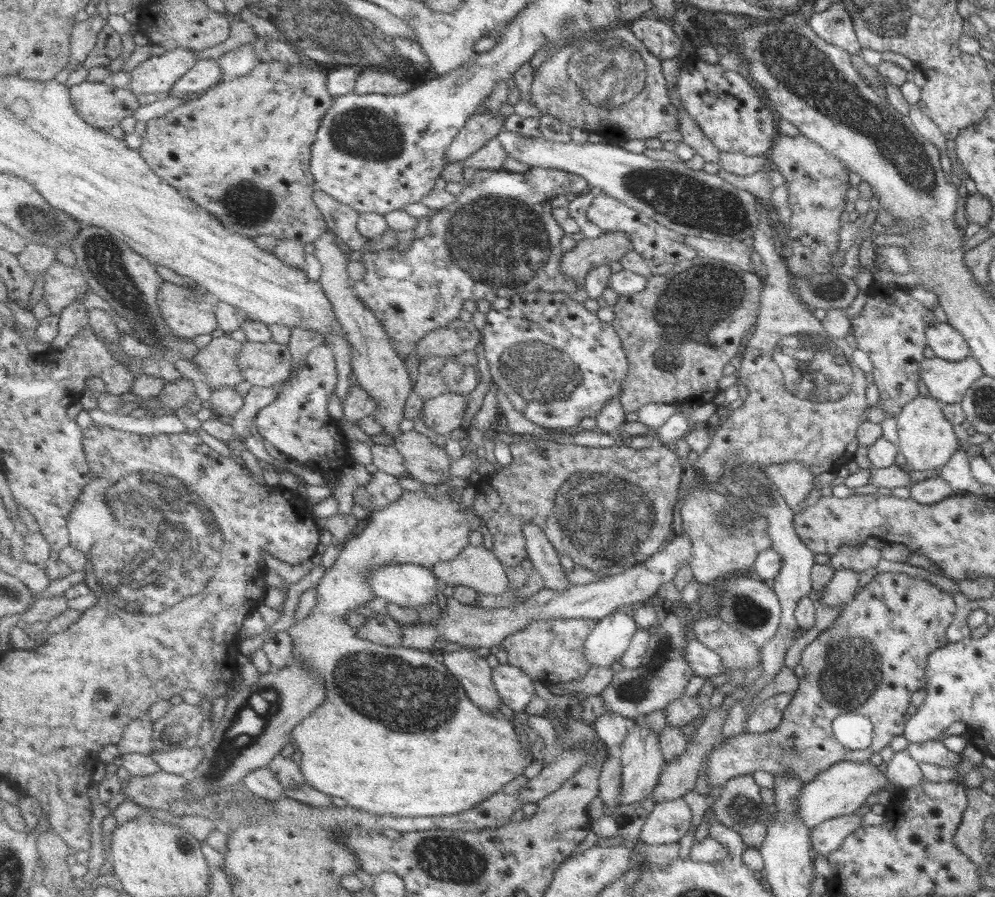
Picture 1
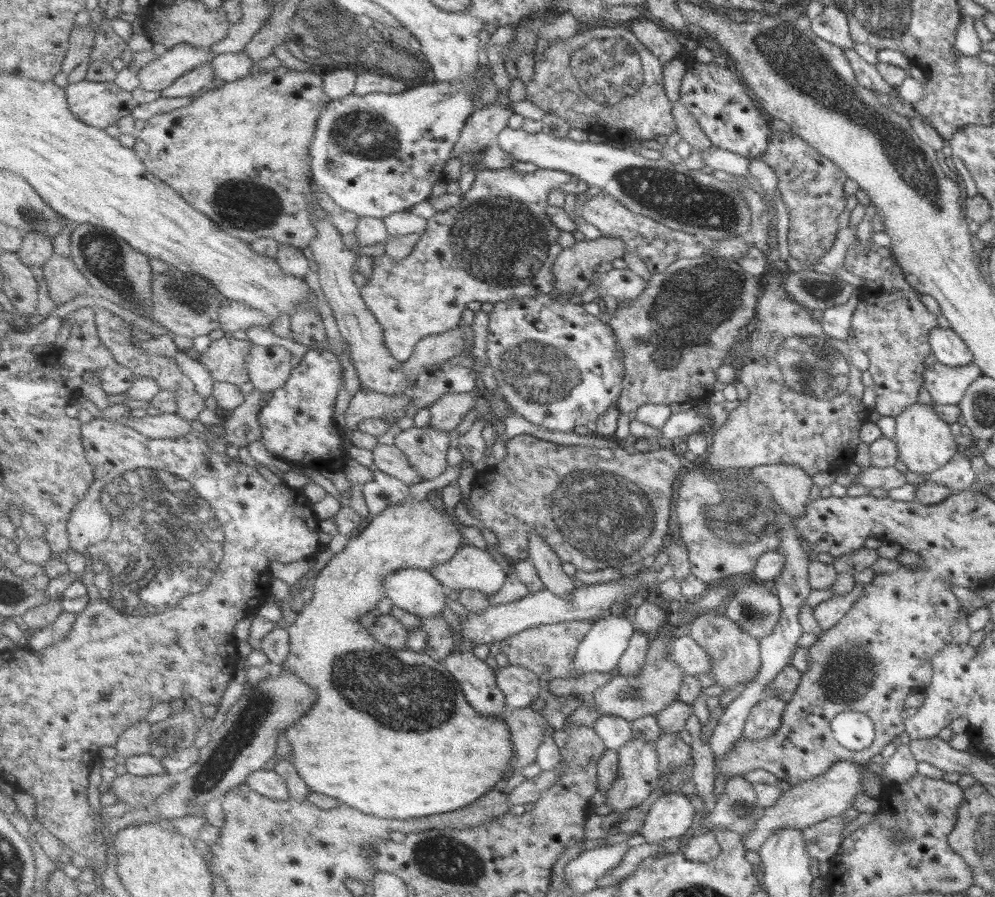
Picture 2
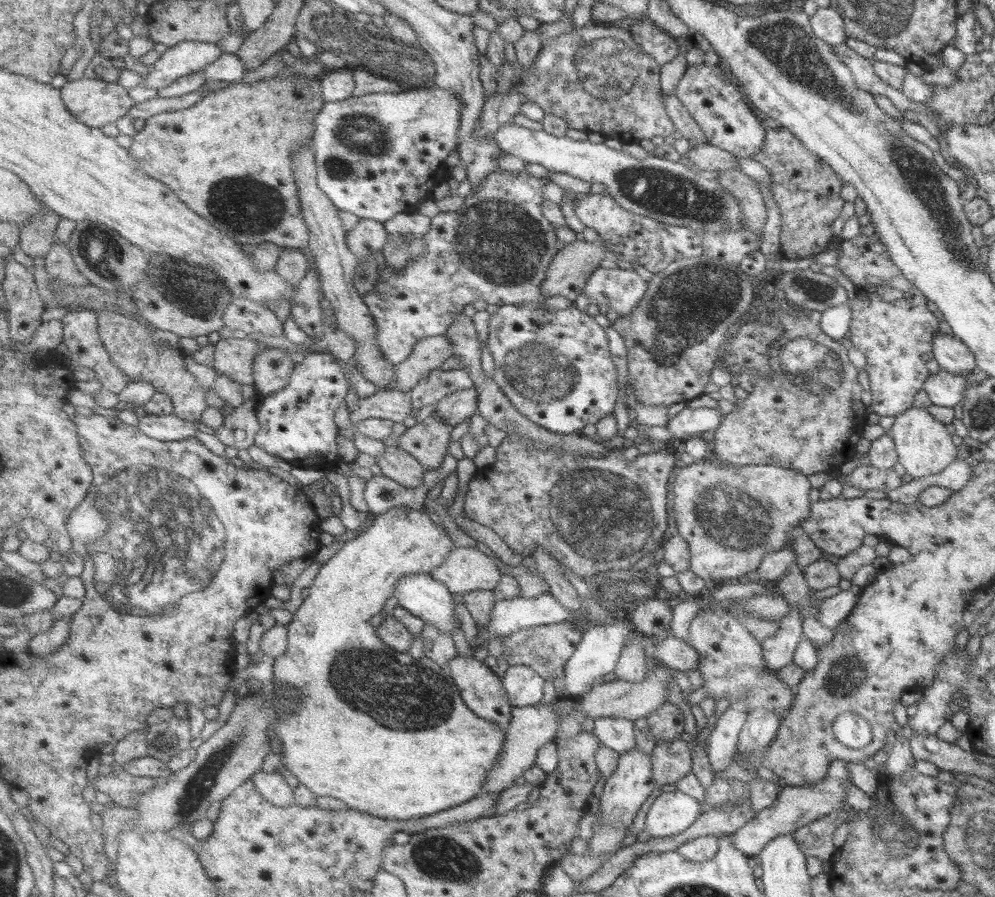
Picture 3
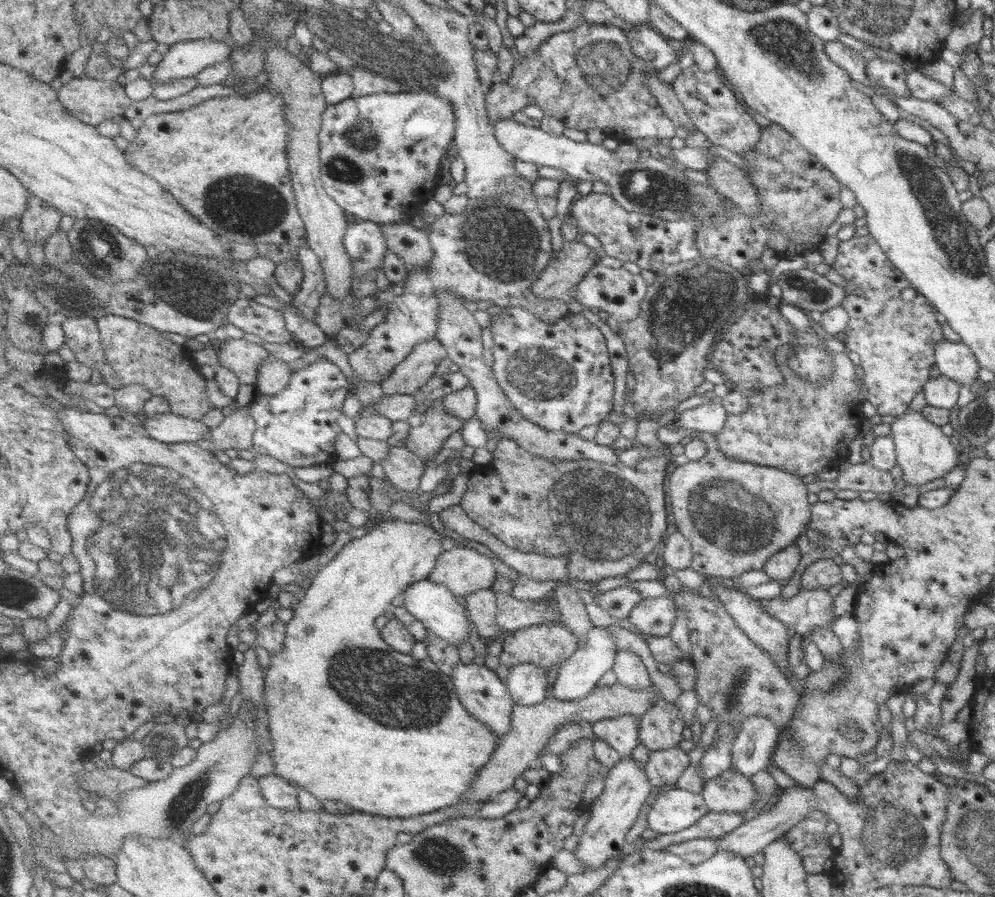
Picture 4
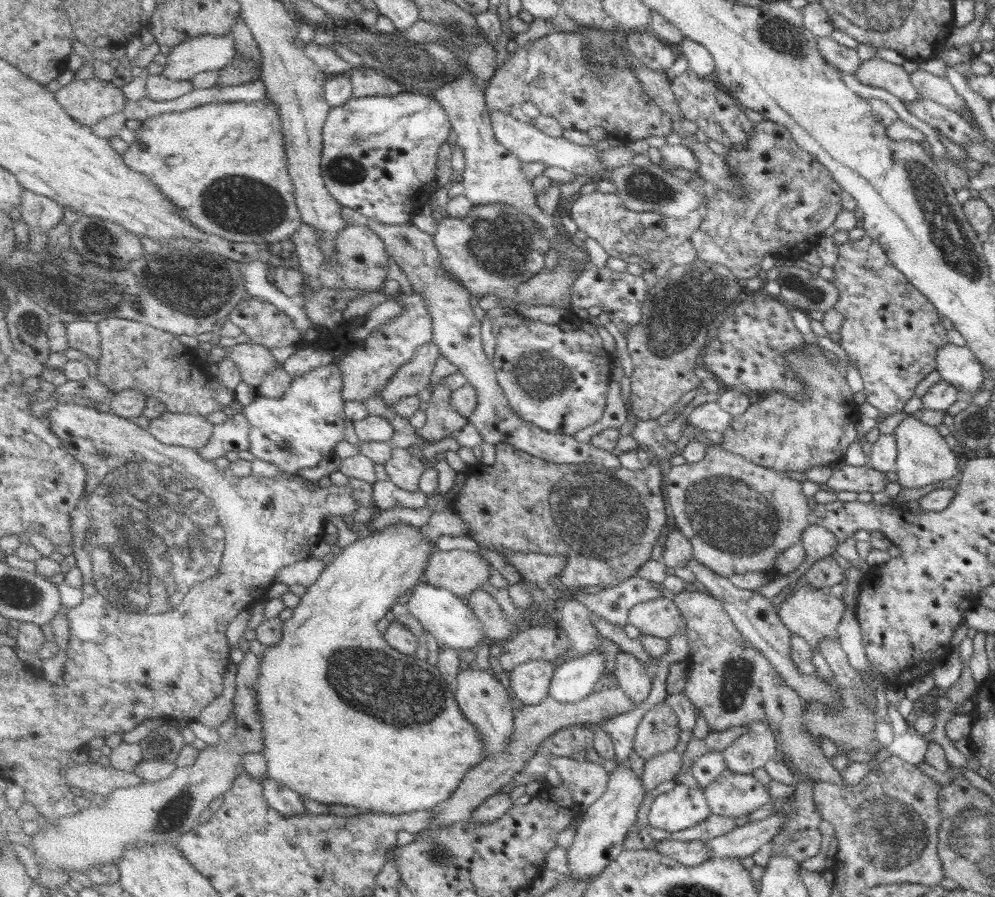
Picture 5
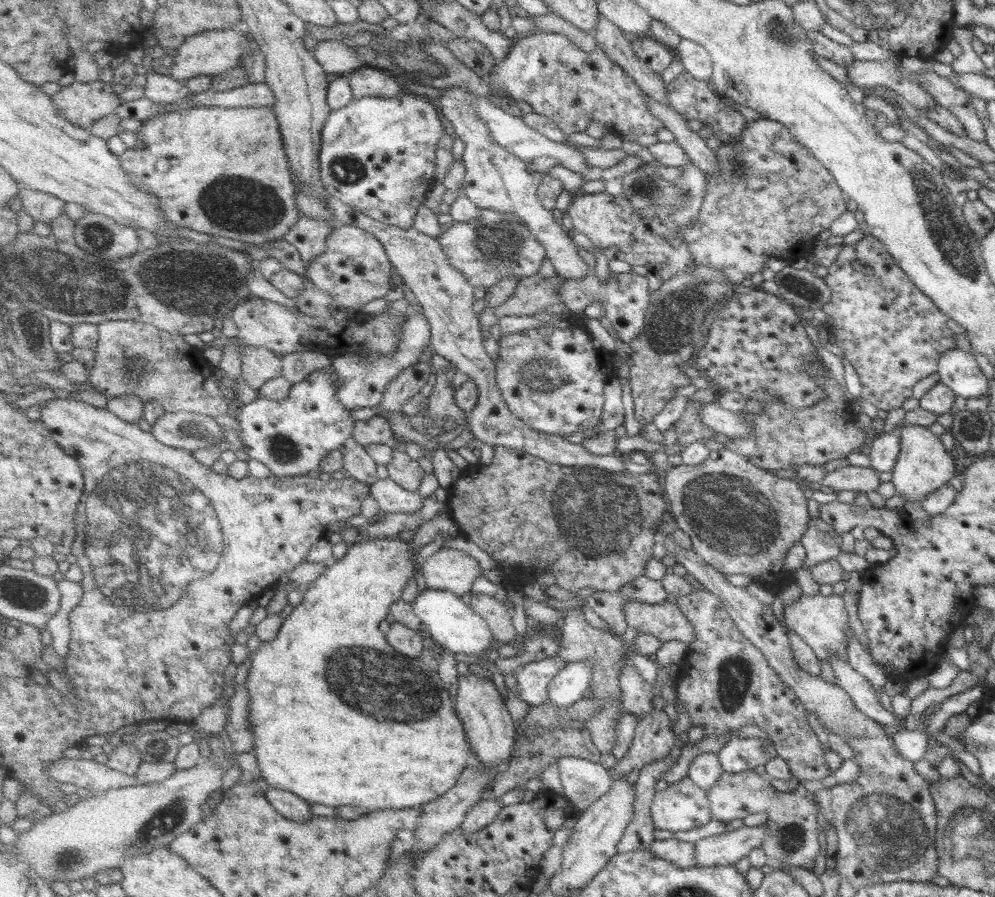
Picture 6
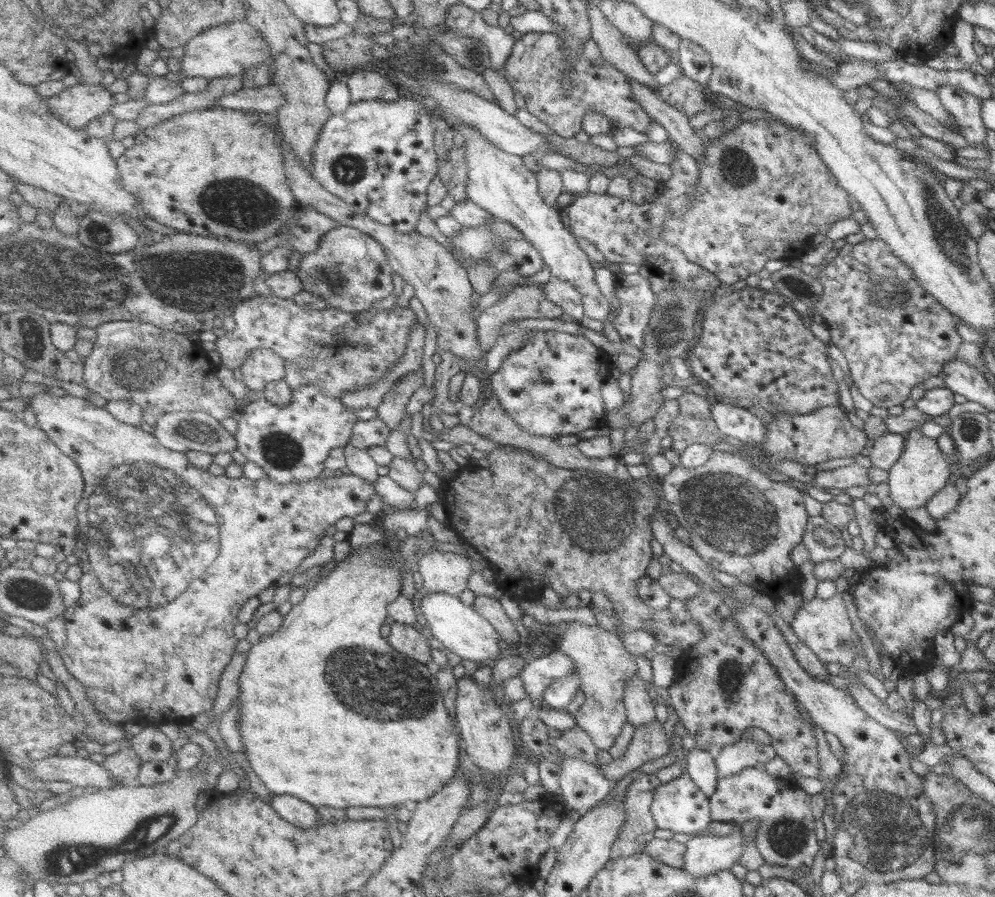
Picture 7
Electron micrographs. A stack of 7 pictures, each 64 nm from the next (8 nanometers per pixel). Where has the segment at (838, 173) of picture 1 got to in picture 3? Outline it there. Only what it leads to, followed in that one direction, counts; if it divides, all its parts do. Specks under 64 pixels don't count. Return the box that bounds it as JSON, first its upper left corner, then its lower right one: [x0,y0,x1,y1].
[752,127,843,261]

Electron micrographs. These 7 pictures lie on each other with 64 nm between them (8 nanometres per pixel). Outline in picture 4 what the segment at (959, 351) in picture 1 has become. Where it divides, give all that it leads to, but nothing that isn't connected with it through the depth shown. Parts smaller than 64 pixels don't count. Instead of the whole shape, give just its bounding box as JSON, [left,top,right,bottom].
[934,339,978,386]

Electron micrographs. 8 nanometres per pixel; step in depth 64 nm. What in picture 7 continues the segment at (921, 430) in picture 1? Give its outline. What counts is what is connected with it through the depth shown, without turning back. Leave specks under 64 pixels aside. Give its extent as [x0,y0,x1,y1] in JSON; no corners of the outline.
[888,429,950,510]

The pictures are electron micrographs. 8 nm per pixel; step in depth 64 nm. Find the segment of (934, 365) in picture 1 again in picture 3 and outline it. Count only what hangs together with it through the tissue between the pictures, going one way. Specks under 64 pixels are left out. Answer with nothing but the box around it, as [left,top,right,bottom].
[923,367,968,408]

